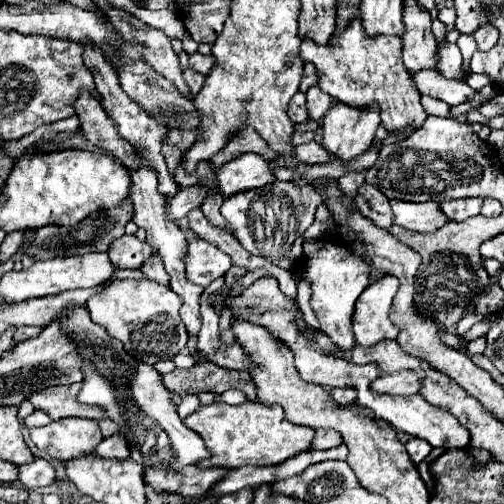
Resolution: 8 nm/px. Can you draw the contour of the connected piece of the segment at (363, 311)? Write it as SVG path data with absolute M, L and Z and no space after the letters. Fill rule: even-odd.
M383 276L363 290L353 314L353 332L357 344L371 346L385 338L397 338L399 328L389 320L389 308L397 288L399 280L395 276Z

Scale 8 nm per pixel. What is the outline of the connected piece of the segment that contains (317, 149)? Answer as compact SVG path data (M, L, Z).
M309 142L309 144L301 144L295 148L295 154L301 162L305 164L325 164L327 160L331 160L331 156L327 156L327 148L323 148L319 142Z

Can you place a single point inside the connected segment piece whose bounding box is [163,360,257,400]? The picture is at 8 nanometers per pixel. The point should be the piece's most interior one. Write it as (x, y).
(205, 377)

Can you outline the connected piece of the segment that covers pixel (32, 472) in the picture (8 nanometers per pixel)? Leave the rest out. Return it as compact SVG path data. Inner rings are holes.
M35 458L31 464L19 466L19 482L25 488L45 488L55 482L55 468L45 458Z

